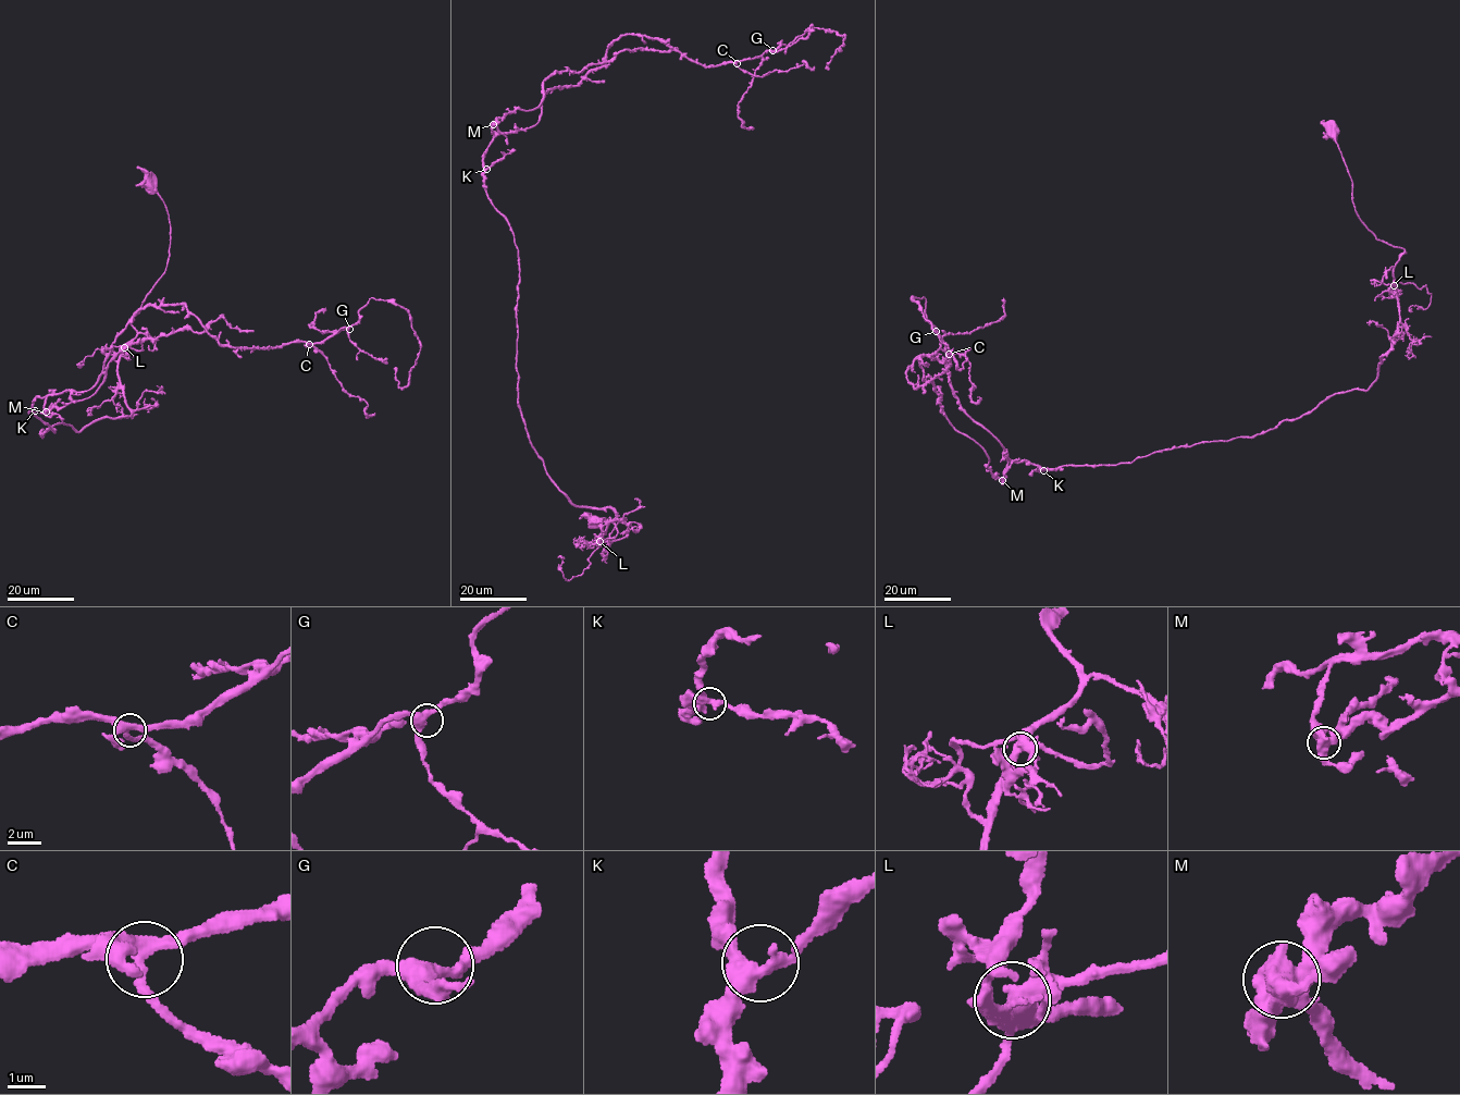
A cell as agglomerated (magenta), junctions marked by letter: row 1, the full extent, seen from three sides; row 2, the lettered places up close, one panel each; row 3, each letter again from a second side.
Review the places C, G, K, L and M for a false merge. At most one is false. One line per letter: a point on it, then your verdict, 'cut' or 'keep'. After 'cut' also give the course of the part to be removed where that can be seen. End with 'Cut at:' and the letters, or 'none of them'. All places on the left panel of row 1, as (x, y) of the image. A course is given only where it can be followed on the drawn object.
C: at (309, 344); keep
G: at (349, 329); keep
K: at (35, 410); keep
L: at (124, 347); keep
M: at (46, 411); cut; foreign part runs (46, 411), (89, 397), (106, 366), (134, 343), (188, 328), (202, 332), (221, 317), (254, 330)
Cut at: M

